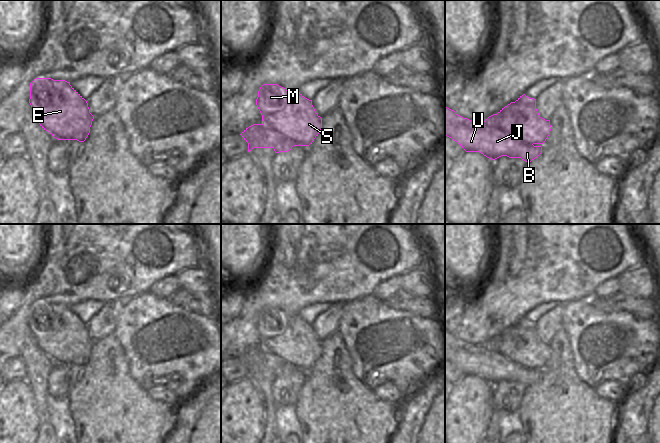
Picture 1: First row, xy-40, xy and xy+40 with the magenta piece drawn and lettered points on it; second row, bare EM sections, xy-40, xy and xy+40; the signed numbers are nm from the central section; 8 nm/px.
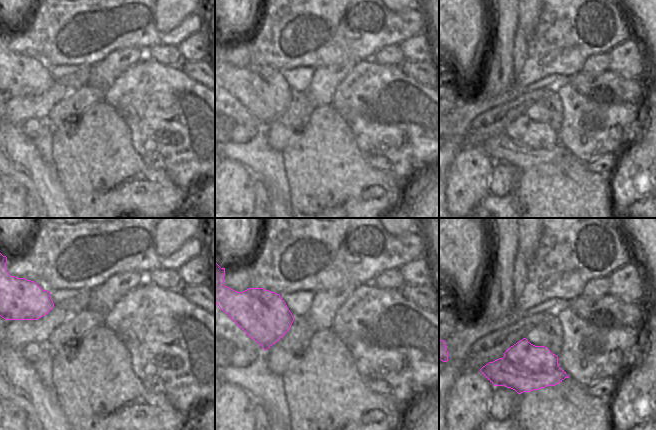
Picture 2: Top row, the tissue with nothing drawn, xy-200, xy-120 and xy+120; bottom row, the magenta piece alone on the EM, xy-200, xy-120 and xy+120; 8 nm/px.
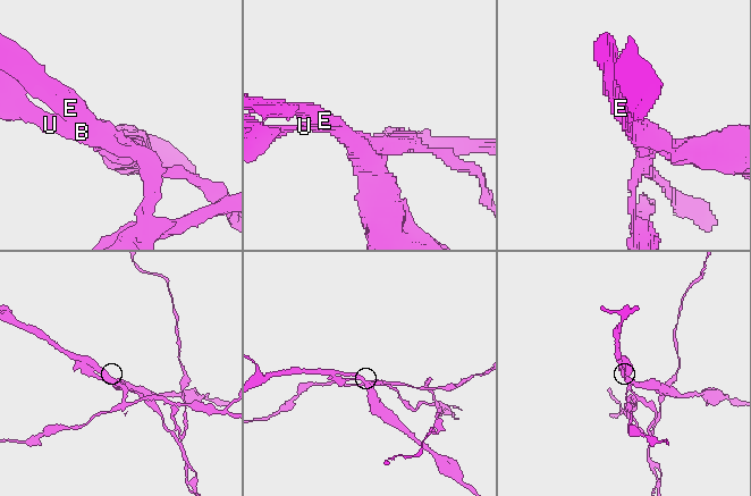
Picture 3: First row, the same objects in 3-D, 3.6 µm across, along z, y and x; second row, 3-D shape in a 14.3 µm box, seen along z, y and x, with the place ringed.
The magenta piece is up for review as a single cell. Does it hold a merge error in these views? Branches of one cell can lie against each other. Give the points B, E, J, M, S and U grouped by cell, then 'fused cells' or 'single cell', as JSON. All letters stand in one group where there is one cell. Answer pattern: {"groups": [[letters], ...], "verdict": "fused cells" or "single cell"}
{"groups": [["B", "J", "U"], ["E", "M", "S"]], "verdict": "fused cells"}

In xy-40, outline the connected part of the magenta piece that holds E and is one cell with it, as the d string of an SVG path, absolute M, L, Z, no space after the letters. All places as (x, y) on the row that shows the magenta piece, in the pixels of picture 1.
M35 78L29 103L40 126L55 139L84 142L88 137L94 116L70 82Z

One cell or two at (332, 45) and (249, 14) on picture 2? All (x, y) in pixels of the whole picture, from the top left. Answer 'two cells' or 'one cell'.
two cells

